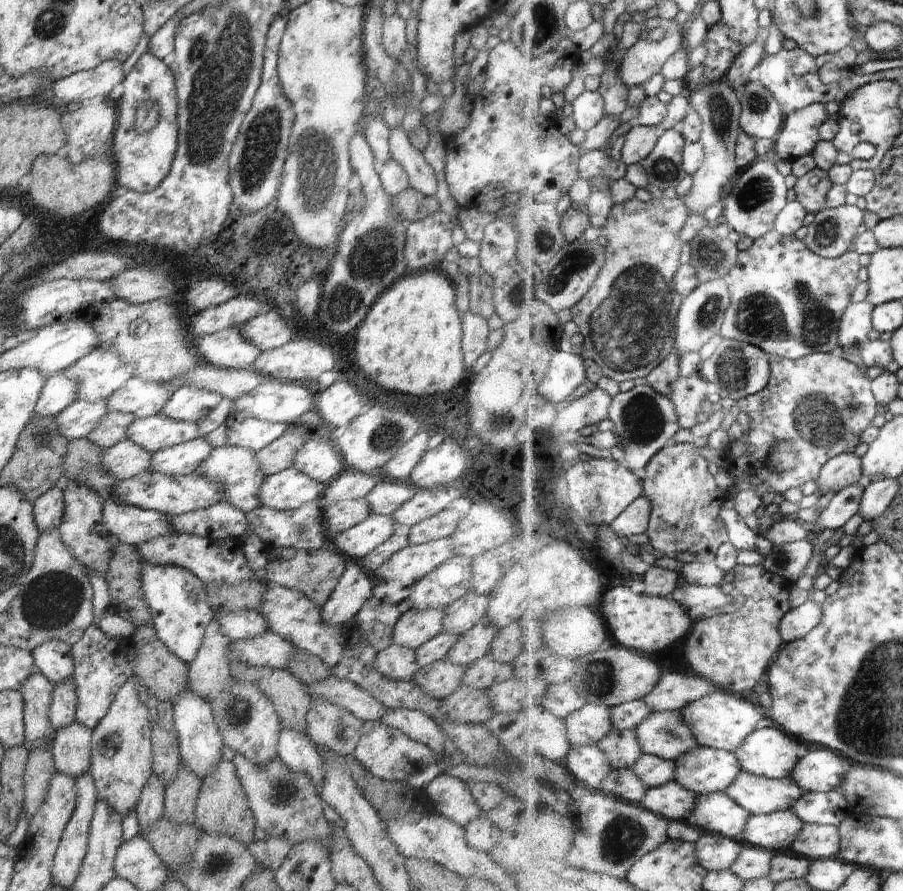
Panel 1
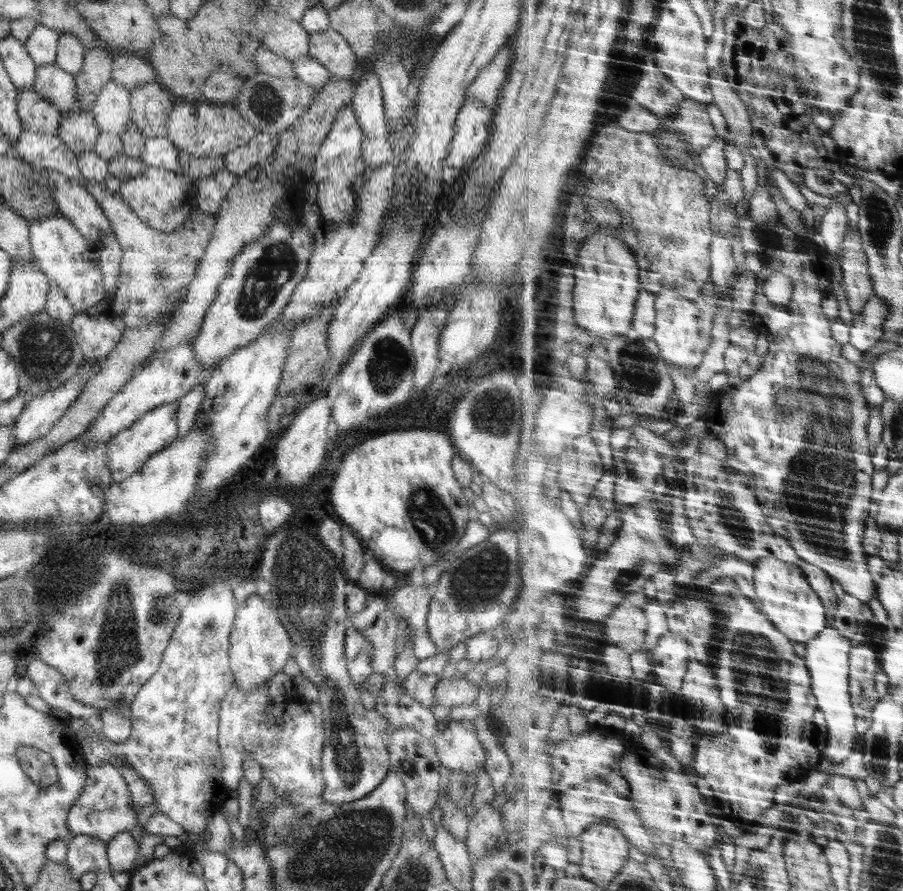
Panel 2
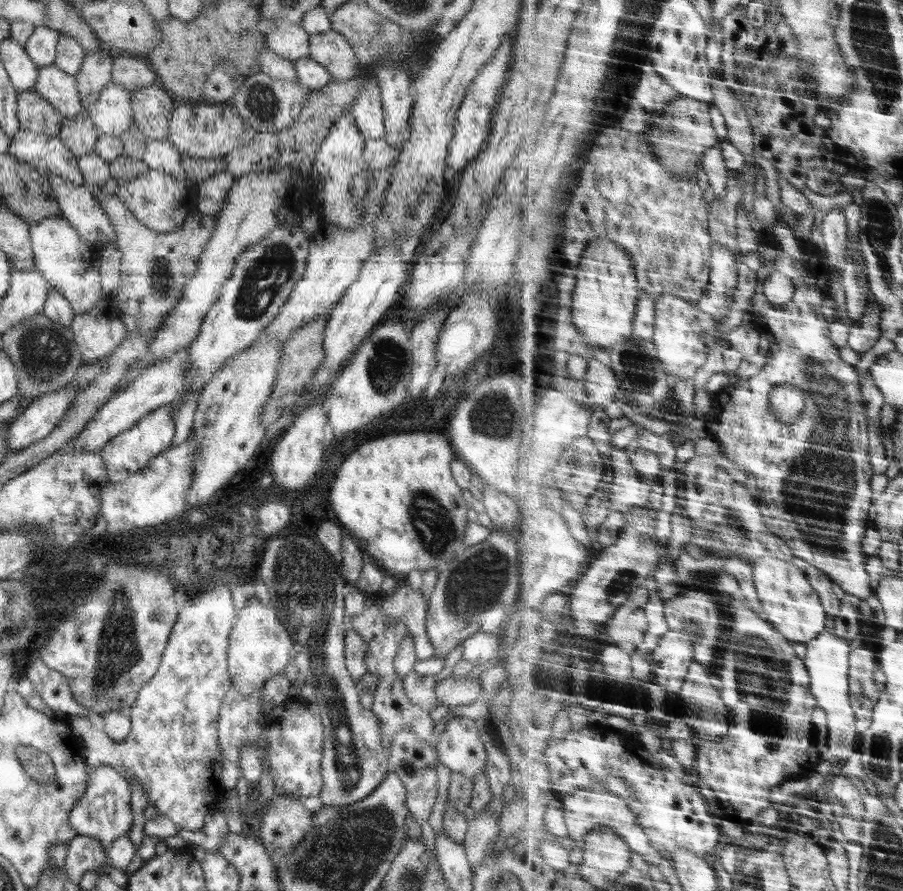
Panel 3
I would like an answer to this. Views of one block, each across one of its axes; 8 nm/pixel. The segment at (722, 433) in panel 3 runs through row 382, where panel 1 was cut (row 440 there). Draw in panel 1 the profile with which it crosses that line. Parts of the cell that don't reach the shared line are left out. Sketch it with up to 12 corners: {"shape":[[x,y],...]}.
{"shape":[[837,352],[771,355],[773,378],[740,402],[748,456],[780,443],[801,462],[736,474],[733,492],[786,494],[856,453],[883,408]]}

